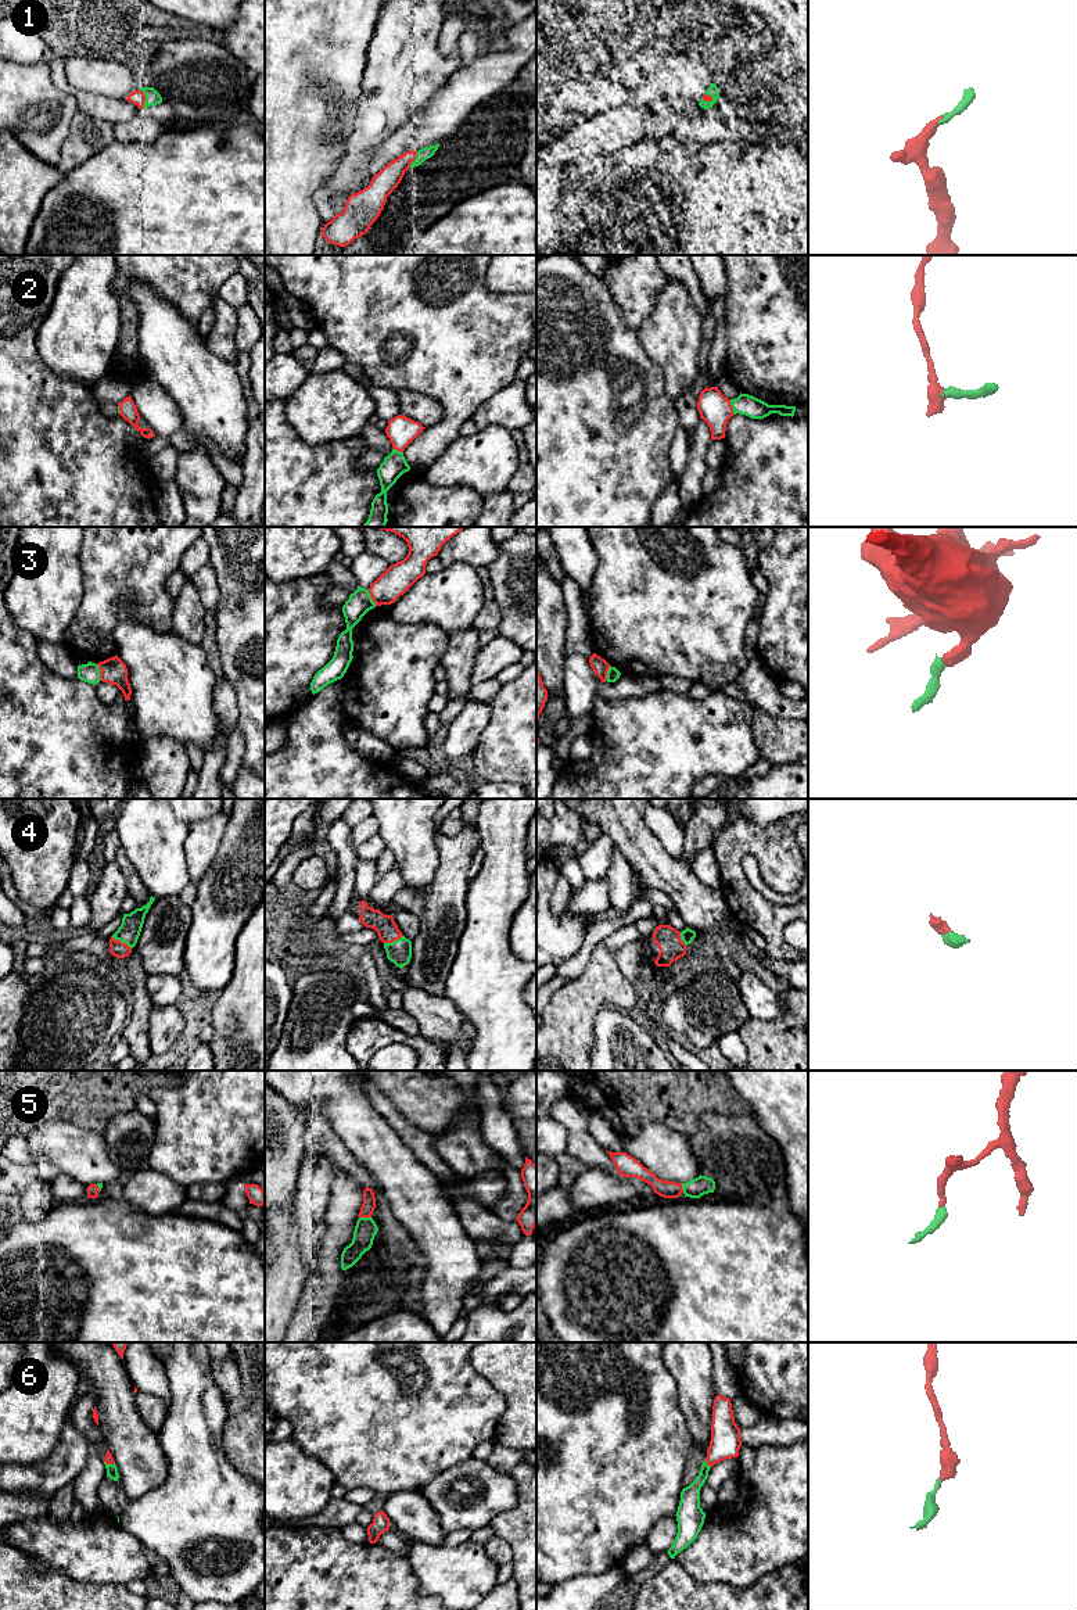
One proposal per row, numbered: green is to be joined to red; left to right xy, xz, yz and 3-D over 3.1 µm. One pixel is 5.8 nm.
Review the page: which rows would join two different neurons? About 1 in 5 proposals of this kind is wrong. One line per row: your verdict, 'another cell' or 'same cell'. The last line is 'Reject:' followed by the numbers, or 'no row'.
1: same cell
2: same cell
3: another cell
4: same cell
5: same cell
6: same cell
Reject: 3

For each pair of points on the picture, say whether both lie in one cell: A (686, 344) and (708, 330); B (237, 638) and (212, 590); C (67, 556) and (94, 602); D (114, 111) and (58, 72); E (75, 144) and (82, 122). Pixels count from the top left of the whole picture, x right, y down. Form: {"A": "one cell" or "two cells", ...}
{"A": "two cells", "B": "two cells", "C": "two cells", "D": "one cell", "E": "one cell"}

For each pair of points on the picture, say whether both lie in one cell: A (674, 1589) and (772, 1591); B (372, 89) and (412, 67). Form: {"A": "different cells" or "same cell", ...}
{"A": "same cell", "B": "same cell"}

